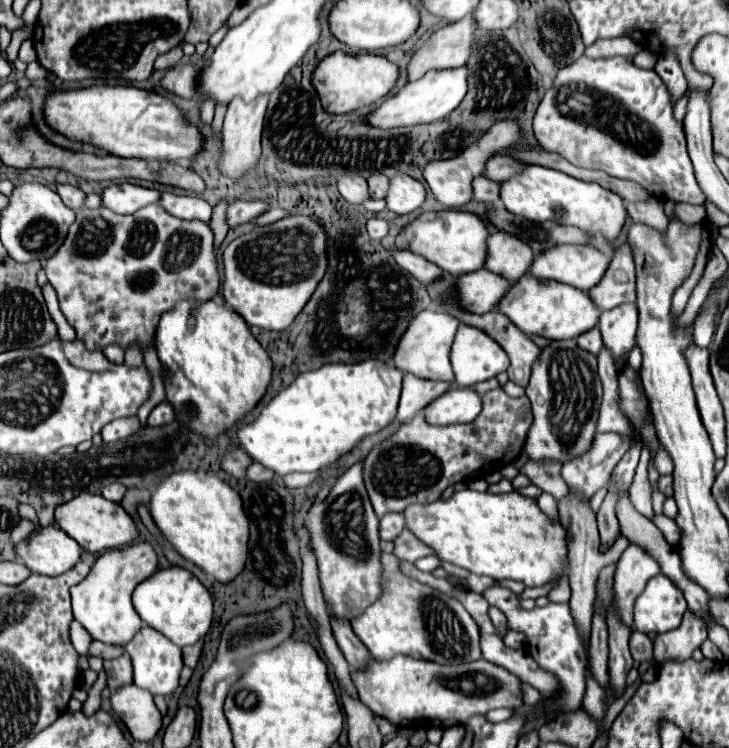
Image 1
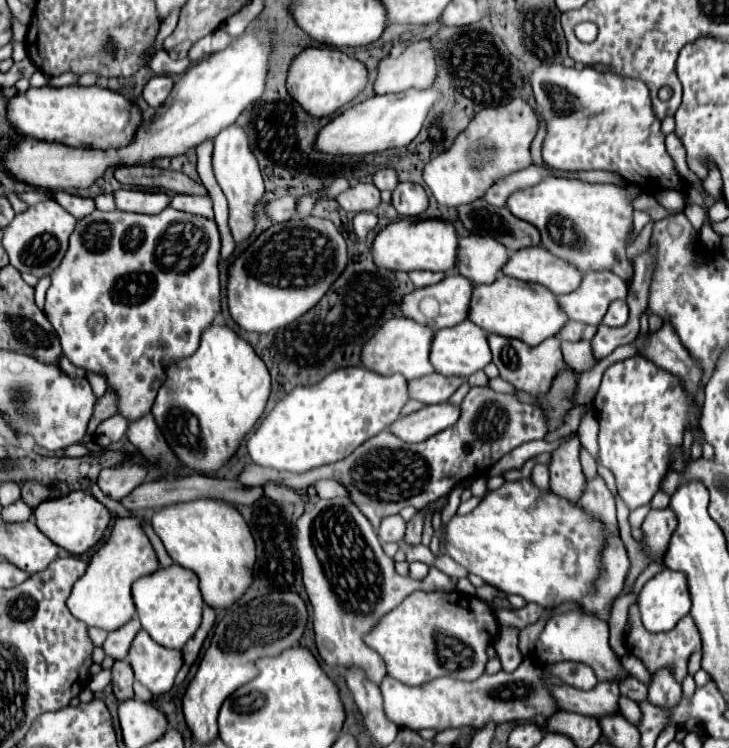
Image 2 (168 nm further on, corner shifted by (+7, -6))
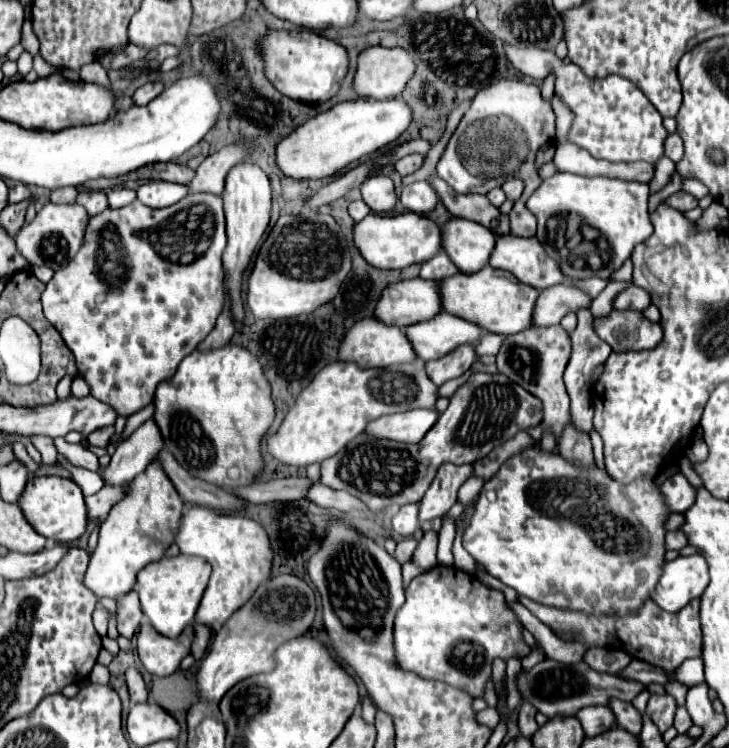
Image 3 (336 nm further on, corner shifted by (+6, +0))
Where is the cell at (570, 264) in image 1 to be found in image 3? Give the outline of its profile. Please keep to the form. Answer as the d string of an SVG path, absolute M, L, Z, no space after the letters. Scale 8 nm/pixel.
M499 236L489 264L511 272L517 280L537 290L563 284L565 280L559 264L547 256L535 236Z

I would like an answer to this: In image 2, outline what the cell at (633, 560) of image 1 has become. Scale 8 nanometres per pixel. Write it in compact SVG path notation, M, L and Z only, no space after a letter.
M662 508L662 510L650 510L650 514L646 516L644 524L644 544L646 544L646 552L650 556L654 556L654 560L660 560L668 548L672 530L676 530L676 514L672 514L672 508Z

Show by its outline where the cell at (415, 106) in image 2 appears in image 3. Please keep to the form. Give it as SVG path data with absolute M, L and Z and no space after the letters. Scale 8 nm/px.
M357 98L335 104L331 110L309 118L293 136L287 136L277 144L277 166L291 178L325 178L345 168L349 162L361 160L379 152L381 148L397 142L397 138L411 126L413 110L399 98Z

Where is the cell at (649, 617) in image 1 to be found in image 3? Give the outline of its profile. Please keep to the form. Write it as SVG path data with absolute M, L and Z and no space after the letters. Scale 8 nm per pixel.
M697 554L695 556L679 556L671 562L665 562L663 574L661 574L657 586L653 588L651 600L665 612L679 612L691 600L699 598L701 592L707 588L707 584L709 584L709 572L707 572L705 560L701 560L701 556L697 556Z

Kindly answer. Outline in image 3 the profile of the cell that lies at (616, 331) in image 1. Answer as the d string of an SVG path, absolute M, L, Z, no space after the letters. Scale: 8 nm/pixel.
M635 284L633 286L627 286L625 290L621 290L617 294L617 298L613 300L613 308L615 310L645 310L649 306L649 294L641 288L637 288Z

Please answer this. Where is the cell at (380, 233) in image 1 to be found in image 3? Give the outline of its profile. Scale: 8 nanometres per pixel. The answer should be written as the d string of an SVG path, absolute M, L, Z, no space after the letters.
M355 200L355 202L349 204L349 214L351 214L351 218L355 222L361 222L367 214L371 214L371 210L369 210L369 206L363 200Z

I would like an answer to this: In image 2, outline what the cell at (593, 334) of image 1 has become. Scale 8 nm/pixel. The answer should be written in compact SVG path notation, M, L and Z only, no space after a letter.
M566 322L564 328L560 330L560 338L564 340L590 340L594 336L596 328L594 326L586 326L586 324L578 324L578 322Z

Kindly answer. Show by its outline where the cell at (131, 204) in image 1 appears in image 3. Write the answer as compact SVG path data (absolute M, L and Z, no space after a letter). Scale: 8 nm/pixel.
M145 182L137 188L137 200L149 208L165 208L187 196L187 186L173 182Z

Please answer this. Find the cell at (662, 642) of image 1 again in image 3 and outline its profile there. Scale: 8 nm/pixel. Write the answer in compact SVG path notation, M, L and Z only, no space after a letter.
M663 694L663 696L651 696L647 702L647 714L649 718L657 724L659 732L665 732L673 726L673 716L677 710L677 702L673 696Z

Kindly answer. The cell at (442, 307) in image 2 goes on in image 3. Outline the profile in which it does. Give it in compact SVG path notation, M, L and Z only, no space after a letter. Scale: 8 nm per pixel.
M401 280L385 288L377 302L377 318L387 324L397 324L399 328L431 320L441 312L443 300L437 280Z

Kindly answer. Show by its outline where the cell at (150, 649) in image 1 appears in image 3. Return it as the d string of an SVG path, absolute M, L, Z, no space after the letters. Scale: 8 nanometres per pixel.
M143 622L137 632L137 654L149 674L171 676L189 654L191 640L193 628L185 628L177 638L165 638L149 622Z

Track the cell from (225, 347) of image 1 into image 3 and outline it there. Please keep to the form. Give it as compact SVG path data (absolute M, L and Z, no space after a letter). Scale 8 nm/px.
M225 344L219 350L195 350L183 358L173 380L161 384L155 392L155 414L153 420L161 430L163 446L173 452L177 462L193 476L213 482L223 488L237 488L251 484L255 474L263 468L259 442L275 416L271 400L271 384L263 374L263 366L257 356L239 344Z

